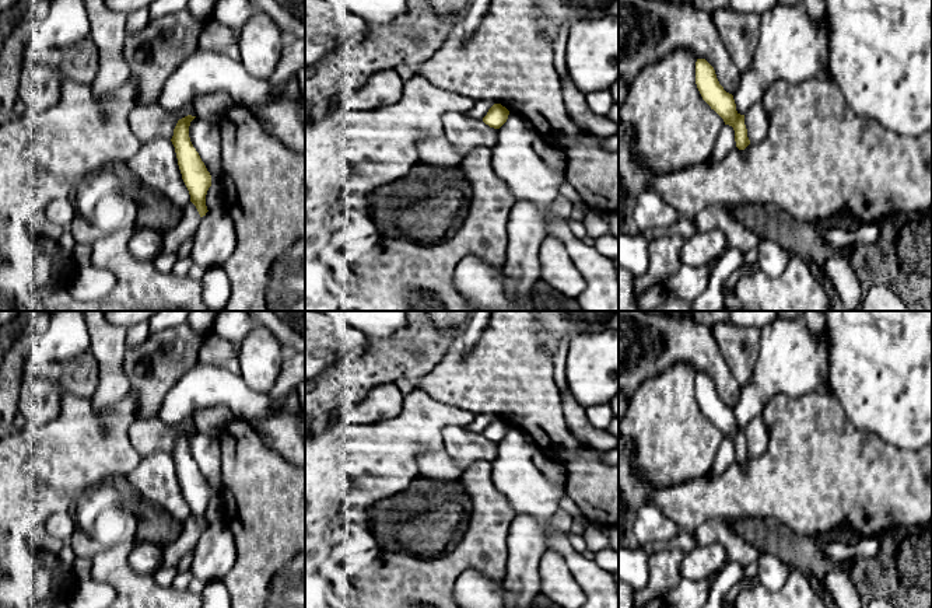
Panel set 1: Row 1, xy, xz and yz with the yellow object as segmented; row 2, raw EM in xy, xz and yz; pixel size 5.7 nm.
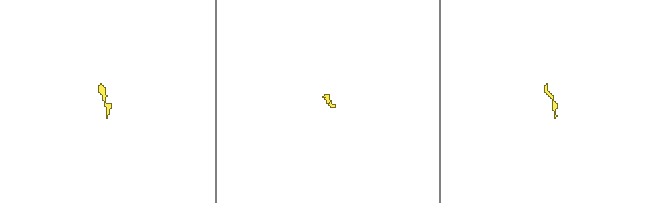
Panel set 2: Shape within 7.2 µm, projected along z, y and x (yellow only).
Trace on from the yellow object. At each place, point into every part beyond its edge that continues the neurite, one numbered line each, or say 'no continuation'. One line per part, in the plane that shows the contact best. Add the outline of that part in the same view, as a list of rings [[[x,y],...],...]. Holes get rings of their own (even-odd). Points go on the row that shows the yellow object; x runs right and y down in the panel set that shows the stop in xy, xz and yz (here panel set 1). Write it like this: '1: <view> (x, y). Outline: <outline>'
no continuation

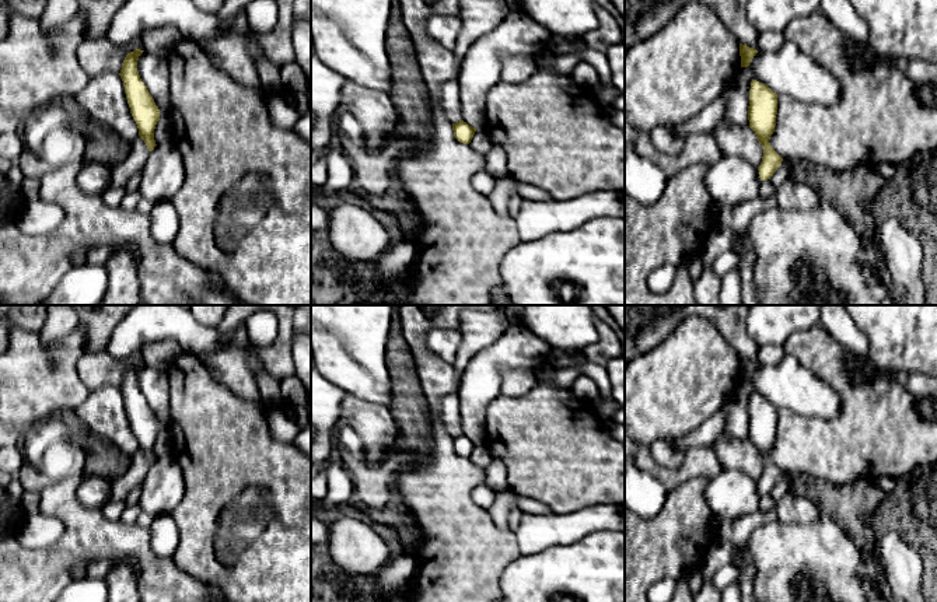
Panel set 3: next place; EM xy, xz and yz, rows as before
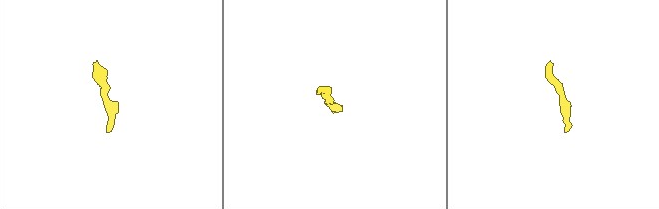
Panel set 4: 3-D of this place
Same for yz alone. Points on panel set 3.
no continuation

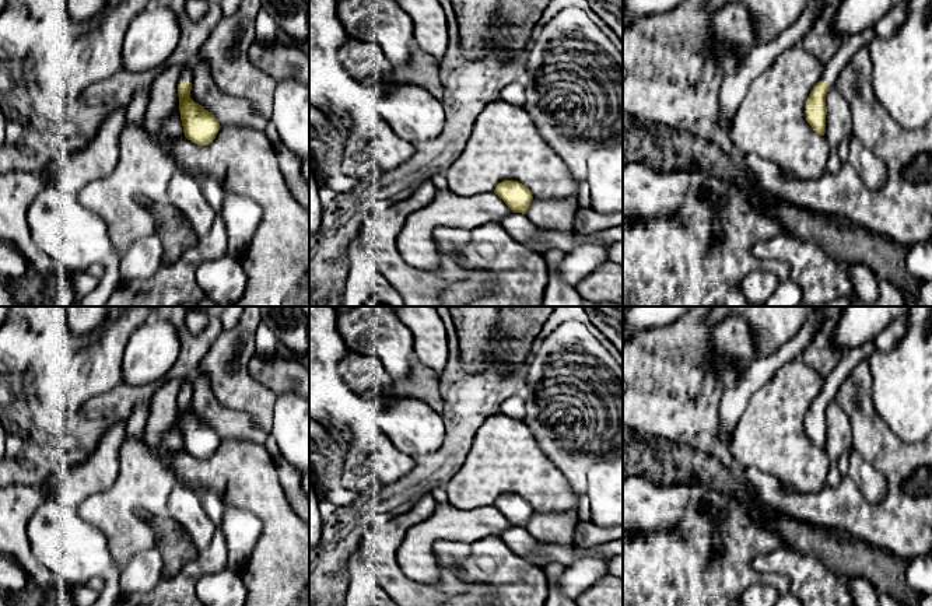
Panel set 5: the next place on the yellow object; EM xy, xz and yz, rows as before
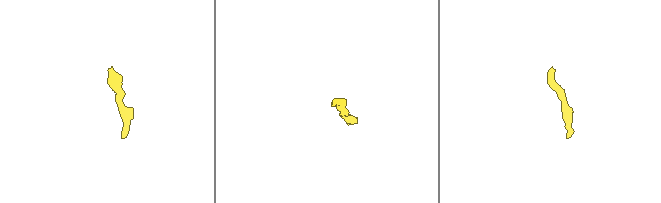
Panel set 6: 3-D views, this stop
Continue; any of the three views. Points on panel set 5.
1: xy (186, 76). Outline: [[[183,64],[183,70],[179,77],[179,84],[182,83],[192,83],[193,80],[193,66],[190,64]]]

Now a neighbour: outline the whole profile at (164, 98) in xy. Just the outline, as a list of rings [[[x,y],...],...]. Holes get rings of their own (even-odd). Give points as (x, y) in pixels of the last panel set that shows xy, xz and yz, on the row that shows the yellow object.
[[[183,66],[160,69],[153,80],[150,102],[143,116],[143,126],[150,136],[160,134],[160,126],[179,104],[178,84]]]

